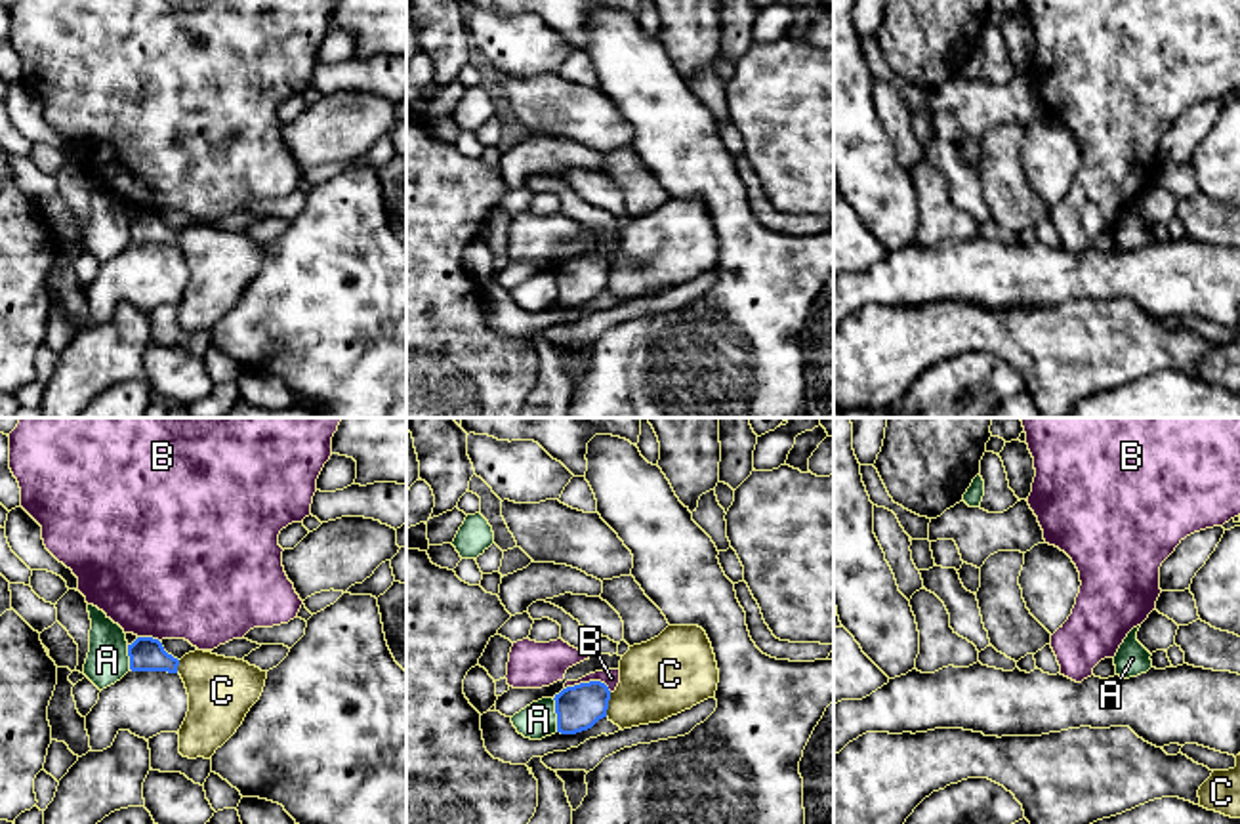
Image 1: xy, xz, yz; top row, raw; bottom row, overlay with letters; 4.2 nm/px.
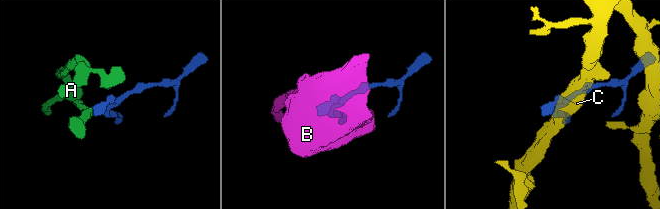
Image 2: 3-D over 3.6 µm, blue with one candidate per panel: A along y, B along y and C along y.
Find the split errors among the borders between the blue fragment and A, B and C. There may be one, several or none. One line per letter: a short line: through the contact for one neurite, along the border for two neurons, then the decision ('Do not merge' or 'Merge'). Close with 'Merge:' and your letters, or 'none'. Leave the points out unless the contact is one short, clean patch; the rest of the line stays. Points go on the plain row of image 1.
A: Do not merge
B: Line: xz (565, 262), (577, 256), (601, 254), (611, 264). Do not merge
C: Line: xz (611, 266), (605, 288). Do not merge
Merge: none

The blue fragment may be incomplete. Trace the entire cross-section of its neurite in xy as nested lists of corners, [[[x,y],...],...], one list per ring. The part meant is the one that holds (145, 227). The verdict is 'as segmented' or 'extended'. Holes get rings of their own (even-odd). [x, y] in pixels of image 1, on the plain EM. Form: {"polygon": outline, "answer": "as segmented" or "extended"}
{"polygon": [[[137,210],[128,217],[132,244],[177,246],[179,233],[168,227],[158,212]]], "answer": "as segmented"}

